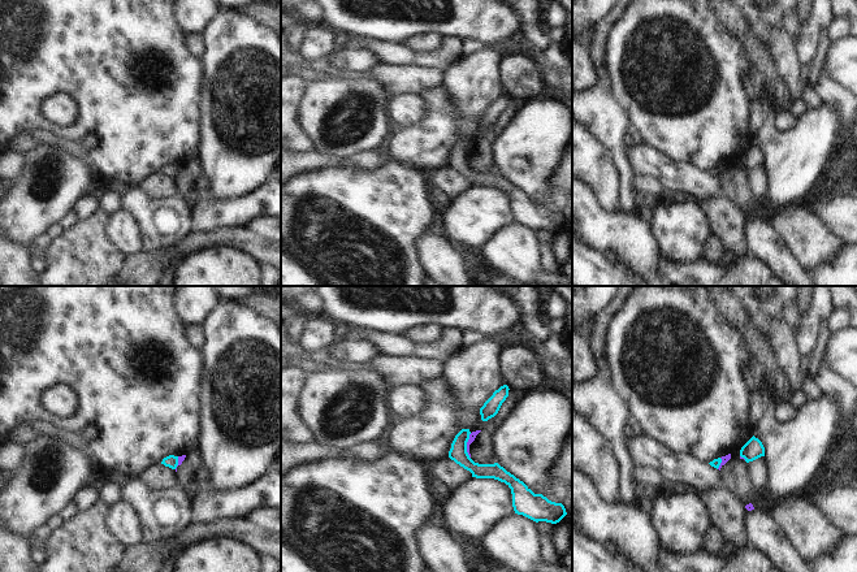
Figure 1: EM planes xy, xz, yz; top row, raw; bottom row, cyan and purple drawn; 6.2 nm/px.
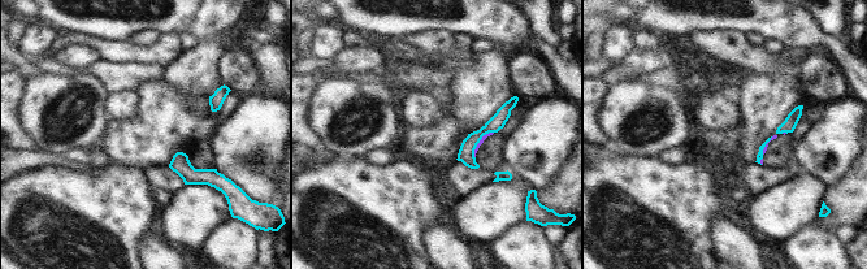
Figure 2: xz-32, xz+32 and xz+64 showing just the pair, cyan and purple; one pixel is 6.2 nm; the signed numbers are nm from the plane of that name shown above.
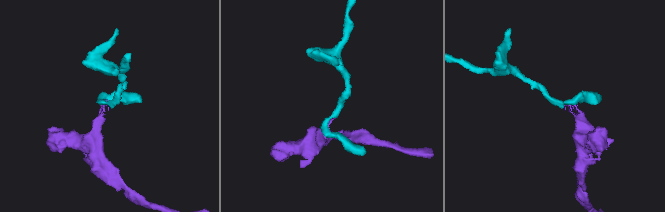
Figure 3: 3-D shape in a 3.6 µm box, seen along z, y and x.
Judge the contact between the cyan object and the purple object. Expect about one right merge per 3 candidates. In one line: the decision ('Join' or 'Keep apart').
Keep apart

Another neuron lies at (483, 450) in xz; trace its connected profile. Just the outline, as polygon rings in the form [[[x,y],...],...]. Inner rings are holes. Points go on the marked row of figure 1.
[[[490,424],[482,430],[476,430],[469,434],[467,442],[467,452],[469,458],[479,464],[494,464],[497,463],[495,454],[495,433],[498,426]]]

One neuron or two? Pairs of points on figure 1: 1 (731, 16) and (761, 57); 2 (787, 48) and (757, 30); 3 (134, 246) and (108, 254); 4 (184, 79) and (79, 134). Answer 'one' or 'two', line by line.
1: one
2: two
3: two
4: one

